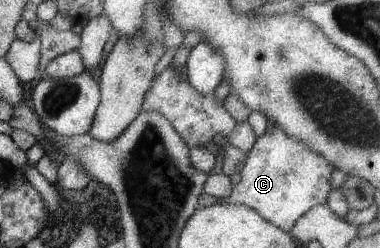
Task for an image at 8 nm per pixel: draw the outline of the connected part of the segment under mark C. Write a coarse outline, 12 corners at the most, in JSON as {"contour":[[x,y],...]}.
{"contour":[[277,125],[224,201],[288,232],[326,202],[334,166]]}

